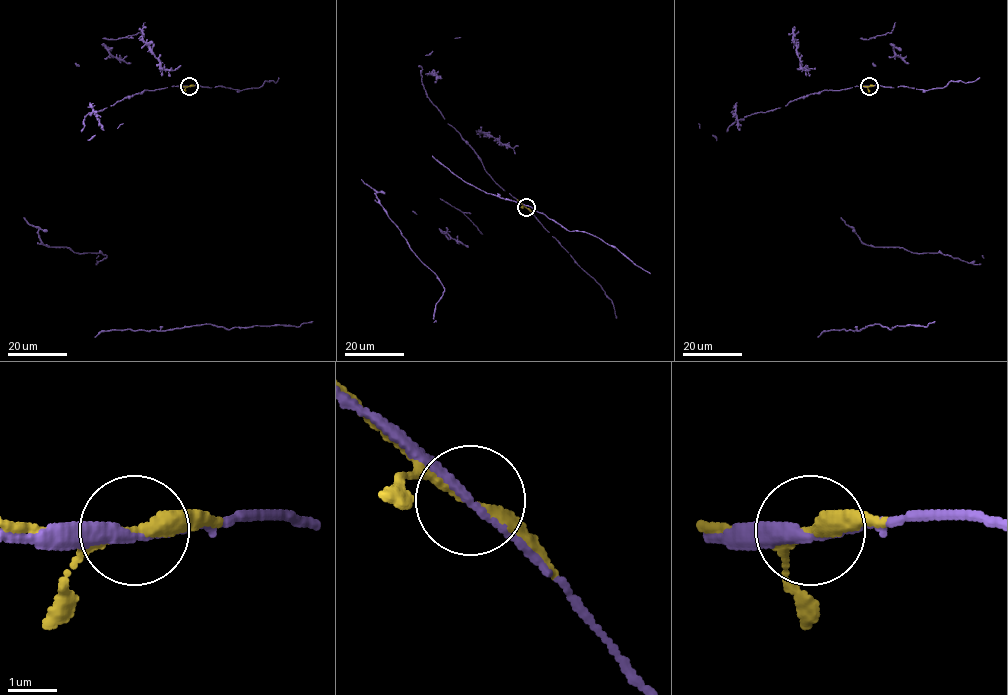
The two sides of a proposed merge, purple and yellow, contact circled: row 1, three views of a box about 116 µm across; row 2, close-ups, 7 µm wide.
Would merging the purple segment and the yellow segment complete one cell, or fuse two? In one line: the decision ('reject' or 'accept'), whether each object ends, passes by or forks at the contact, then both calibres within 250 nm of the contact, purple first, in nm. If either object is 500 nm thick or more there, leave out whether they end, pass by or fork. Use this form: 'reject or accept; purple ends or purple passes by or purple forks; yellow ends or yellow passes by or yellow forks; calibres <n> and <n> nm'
reject; purple passes by; yellow passes by; calibres 200 and 220 nm

